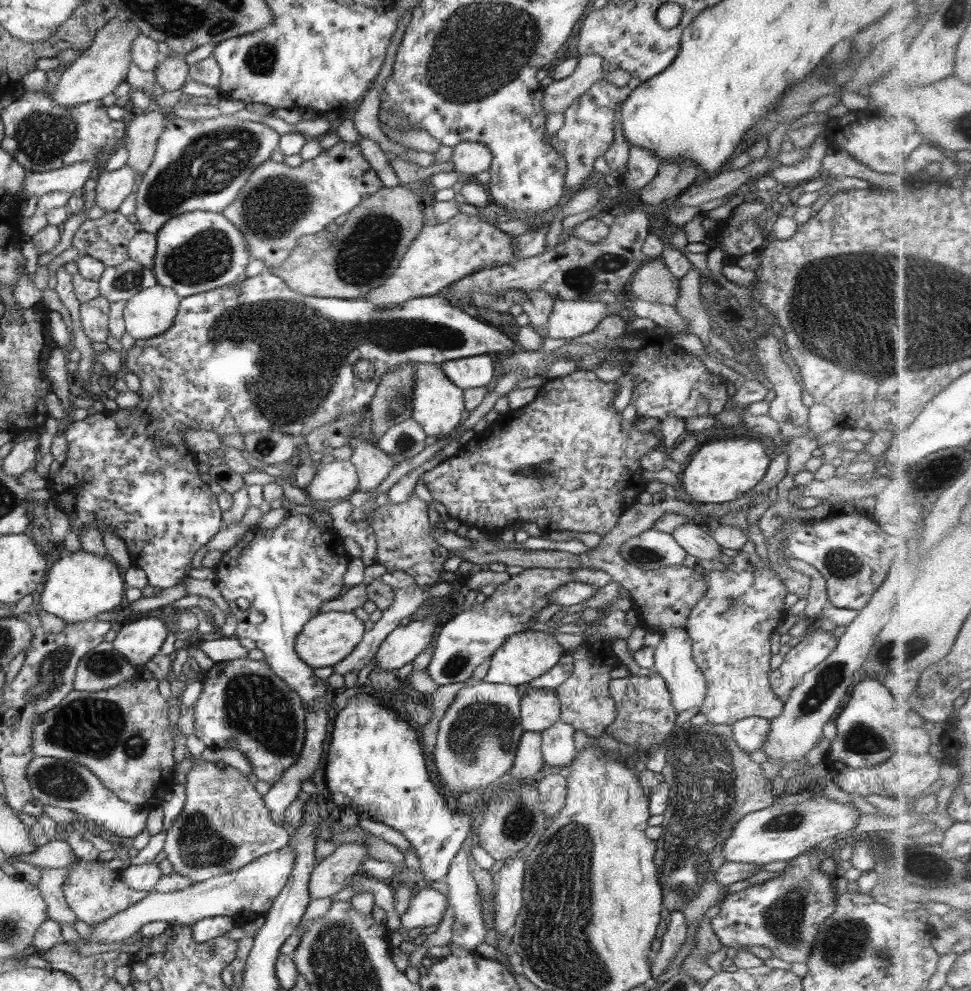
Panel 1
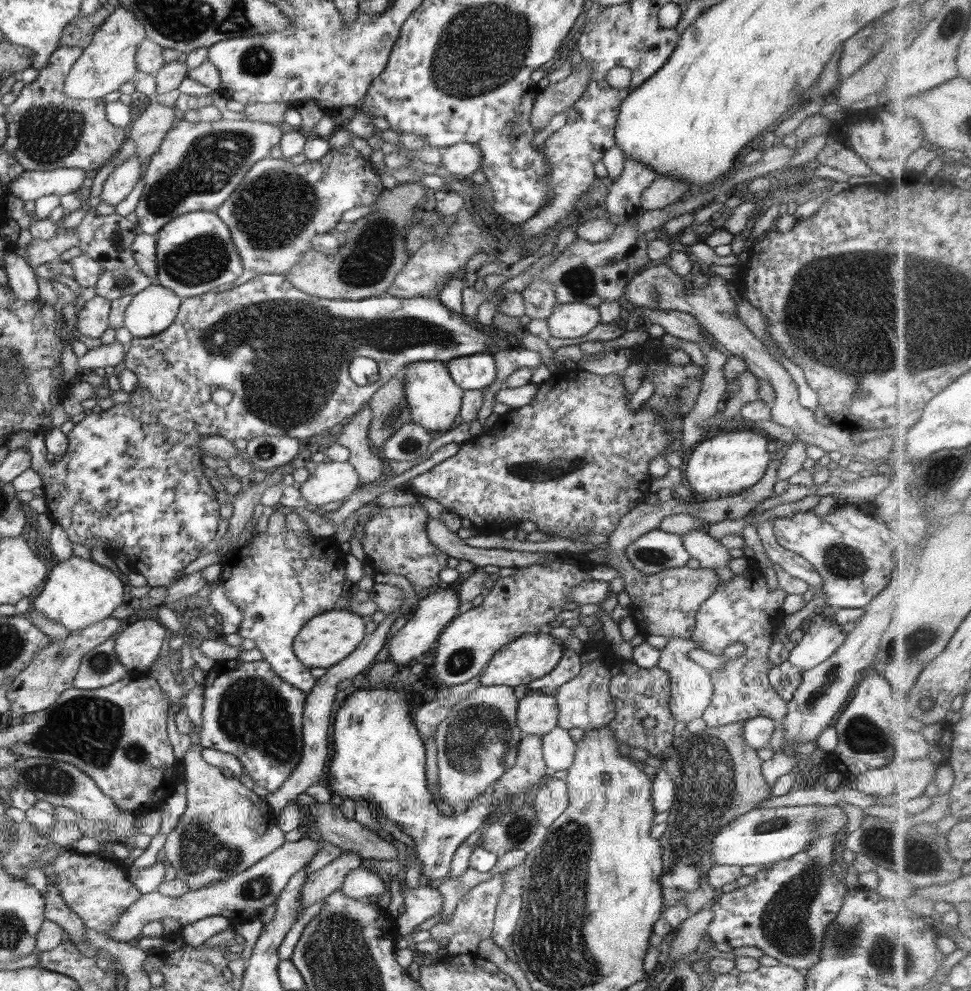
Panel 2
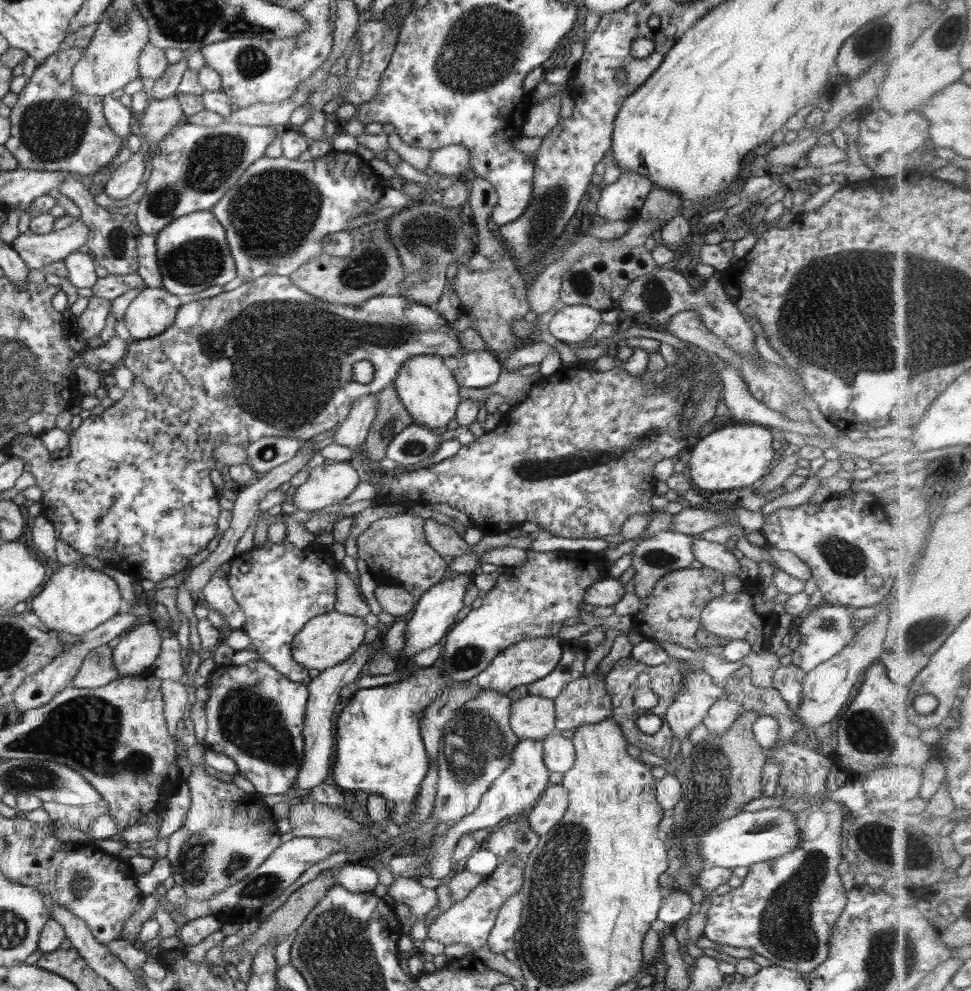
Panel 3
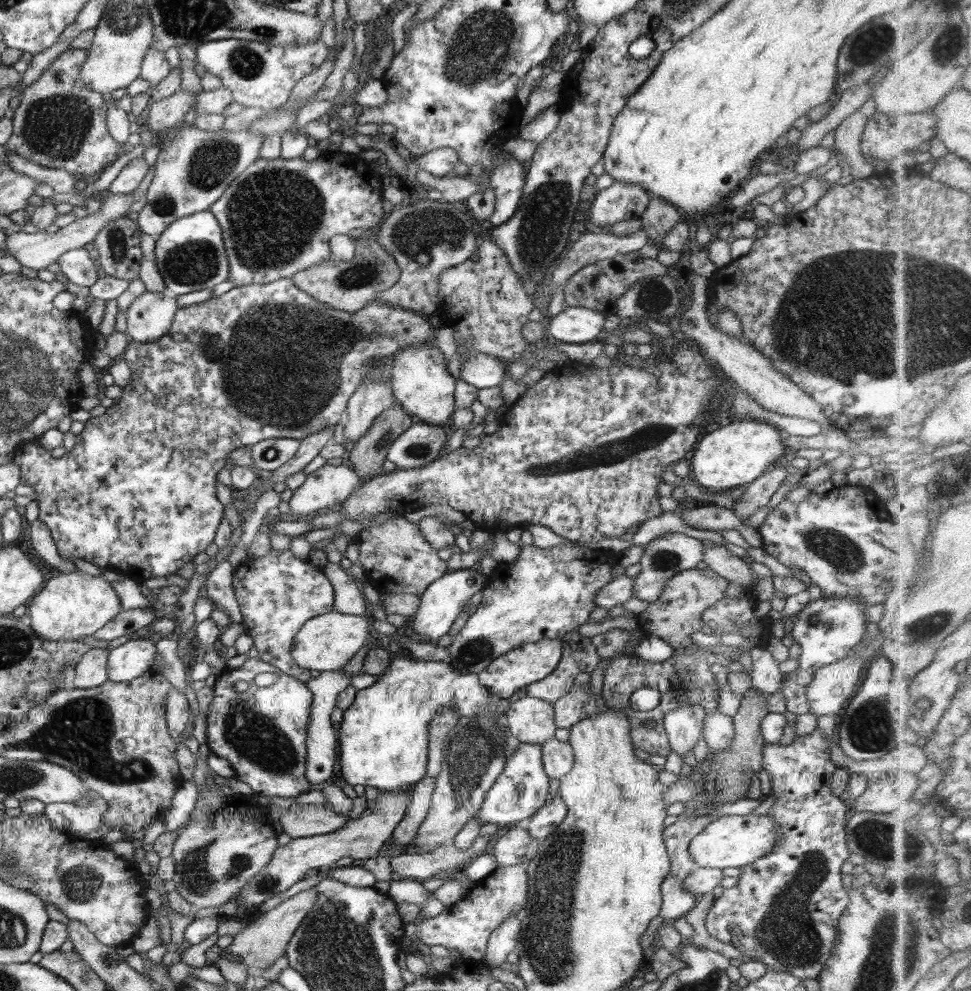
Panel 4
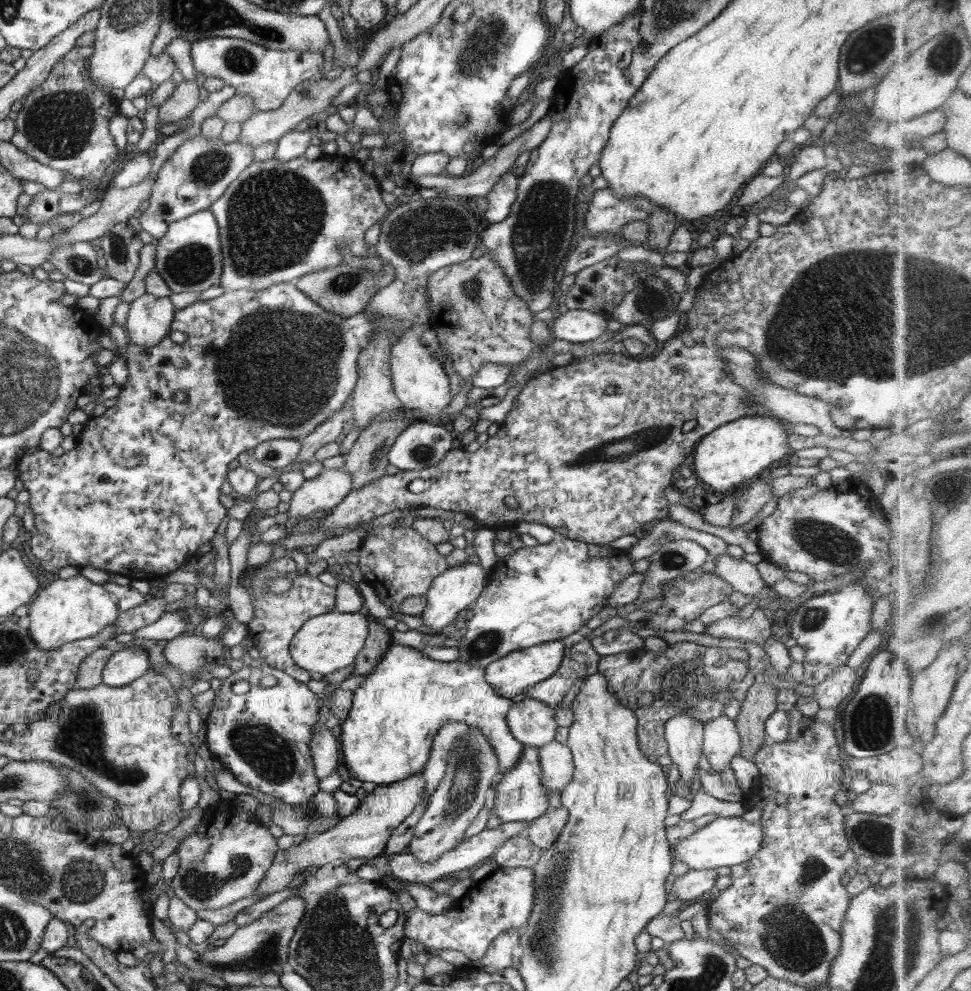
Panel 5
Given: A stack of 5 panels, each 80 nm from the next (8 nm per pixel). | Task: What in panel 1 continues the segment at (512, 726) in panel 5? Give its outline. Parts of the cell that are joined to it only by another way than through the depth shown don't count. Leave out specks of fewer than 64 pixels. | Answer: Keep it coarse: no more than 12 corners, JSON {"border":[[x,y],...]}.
{"border":[[526,689],[520,722],[542,732],[559,720],[555,689]]}

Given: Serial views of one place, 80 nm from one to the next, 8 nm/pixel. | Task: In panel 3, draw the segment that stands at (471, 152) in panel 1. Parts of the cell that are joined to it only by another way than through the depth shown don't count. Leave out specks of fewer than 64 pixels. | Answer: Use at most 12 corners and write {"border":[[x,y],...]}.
{"border":[[465,146],[432,151],[428,162],[436,176],[462,178],[469,168]]}

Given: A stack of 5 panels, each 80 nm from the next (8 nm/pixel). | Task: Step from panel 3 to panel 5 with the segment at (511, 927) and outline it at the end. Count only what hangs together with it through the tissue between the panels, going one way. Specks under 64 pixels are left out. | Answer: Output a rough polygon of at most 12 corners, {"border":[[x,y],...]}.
{"border":[[521,931],[500,935],[473,963],[476,970],[496,973],[513,965],[512,952]]}

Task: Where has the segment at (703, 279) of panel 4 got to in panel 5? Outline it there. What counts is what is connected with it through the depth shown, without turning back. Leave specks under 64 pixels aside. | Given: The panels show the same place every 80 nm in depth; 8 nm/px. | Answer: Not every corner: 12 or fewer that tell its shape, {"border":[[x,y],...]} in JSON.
{"border":[[736,347],[718,349],[733,383],[763,413],[809,424],[834,438],[856,435],[836,426],[820,399],[768,383],[756,359]]}

